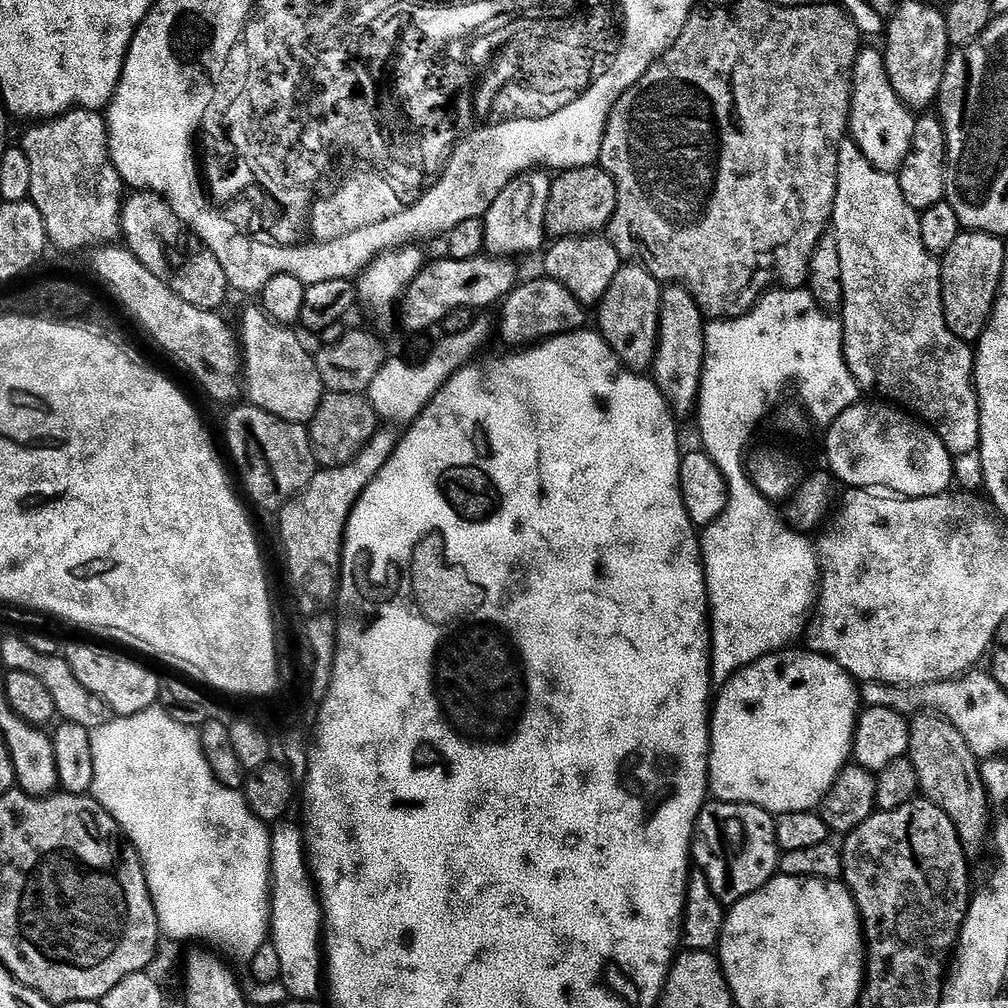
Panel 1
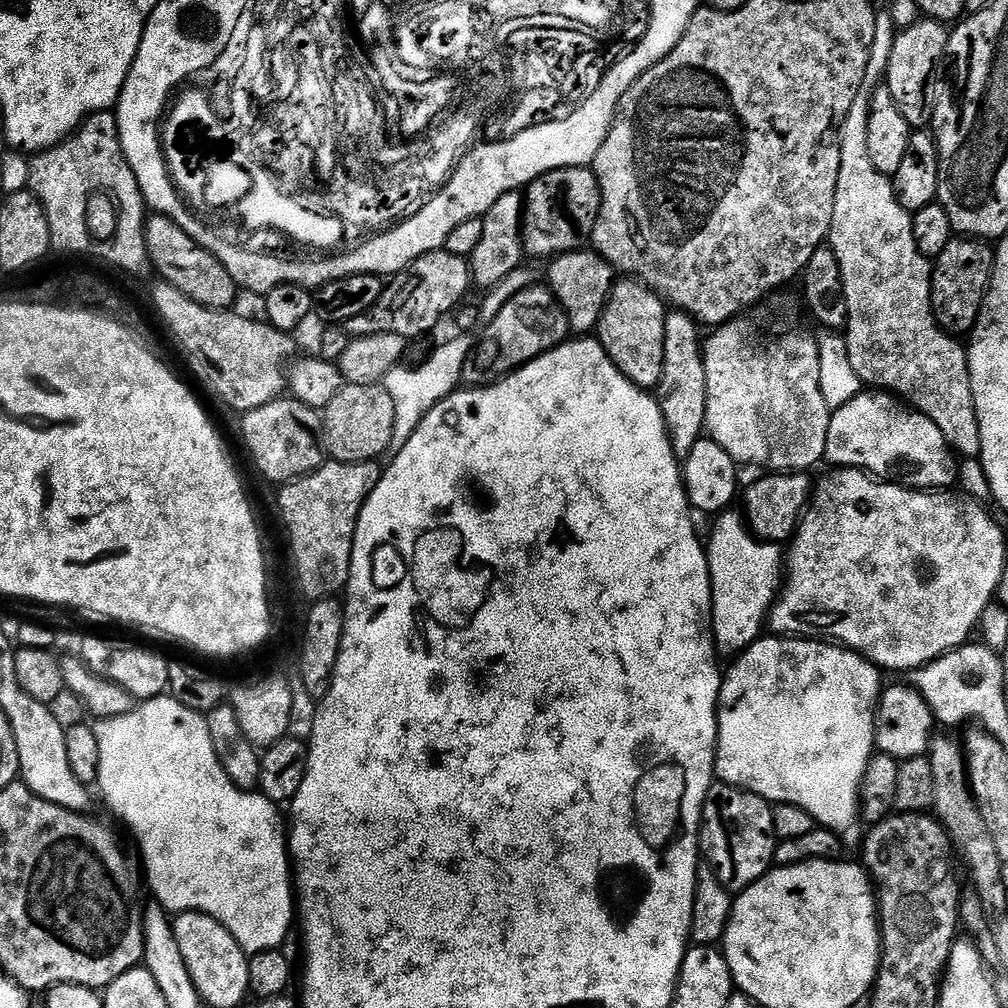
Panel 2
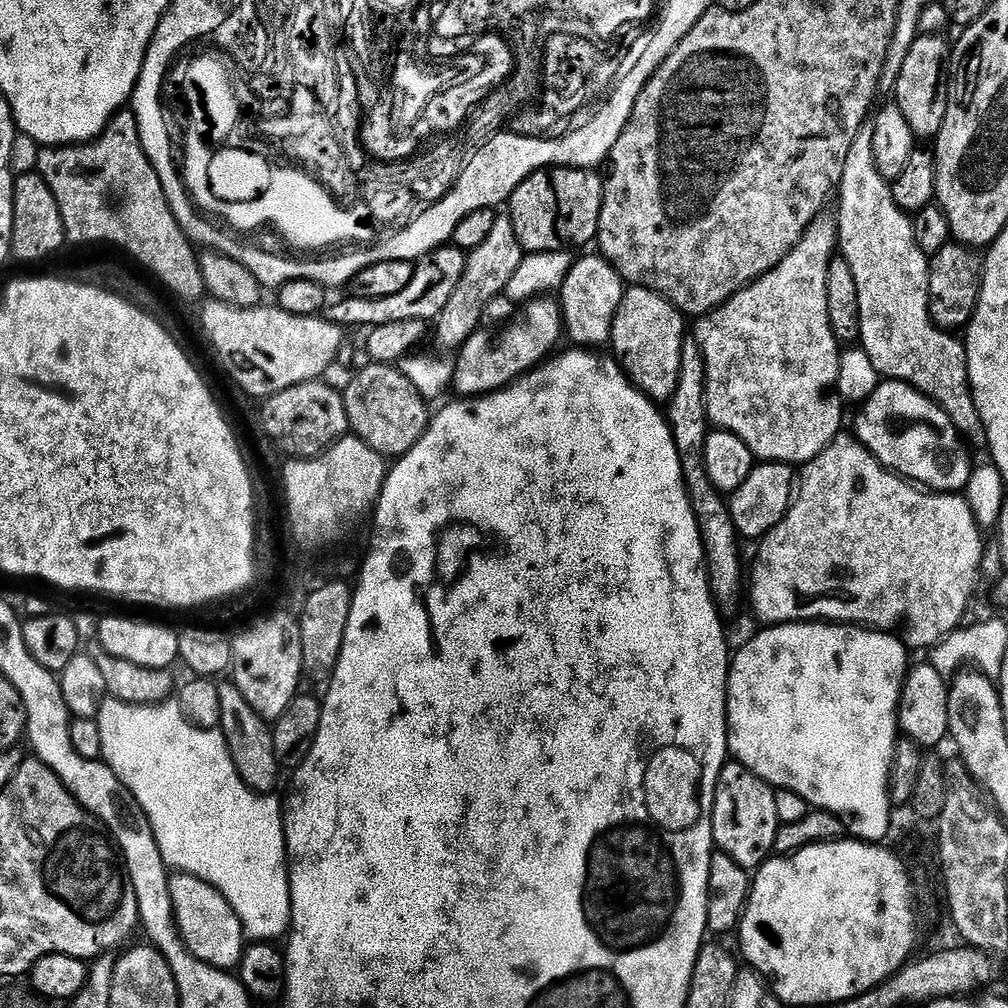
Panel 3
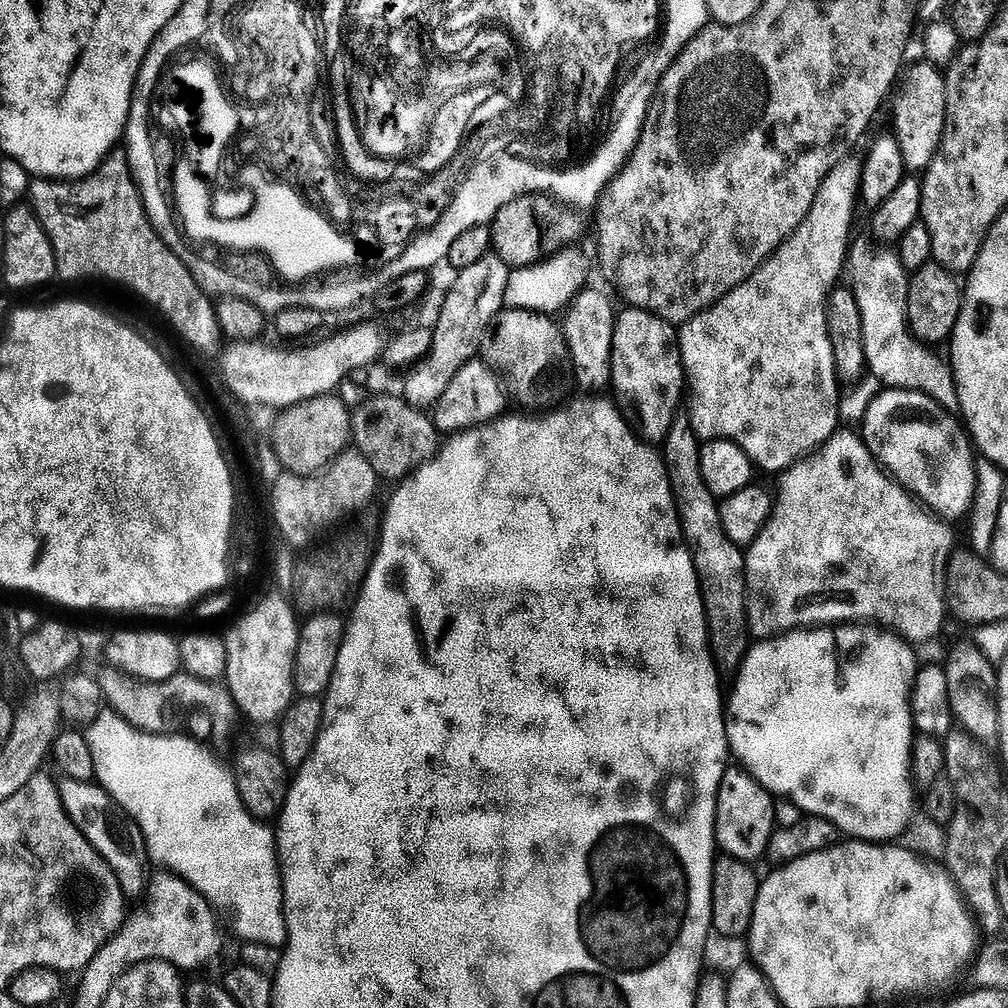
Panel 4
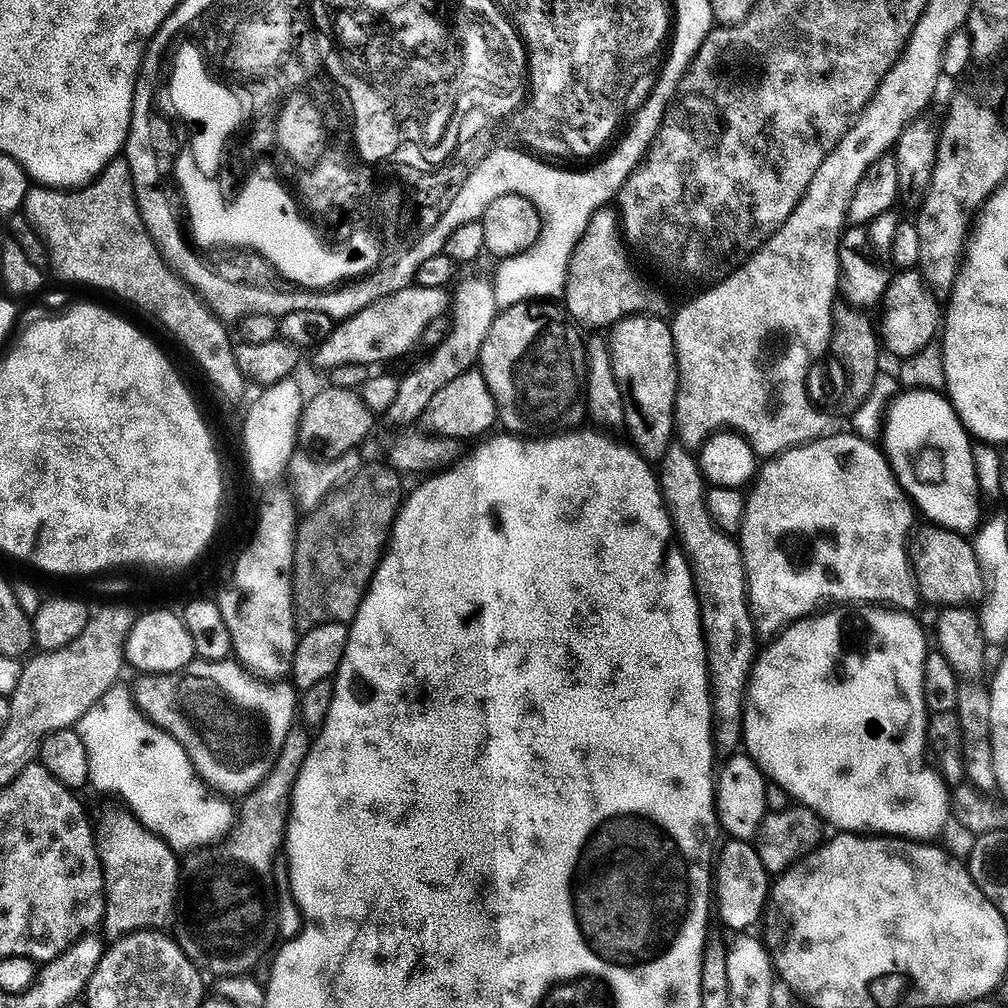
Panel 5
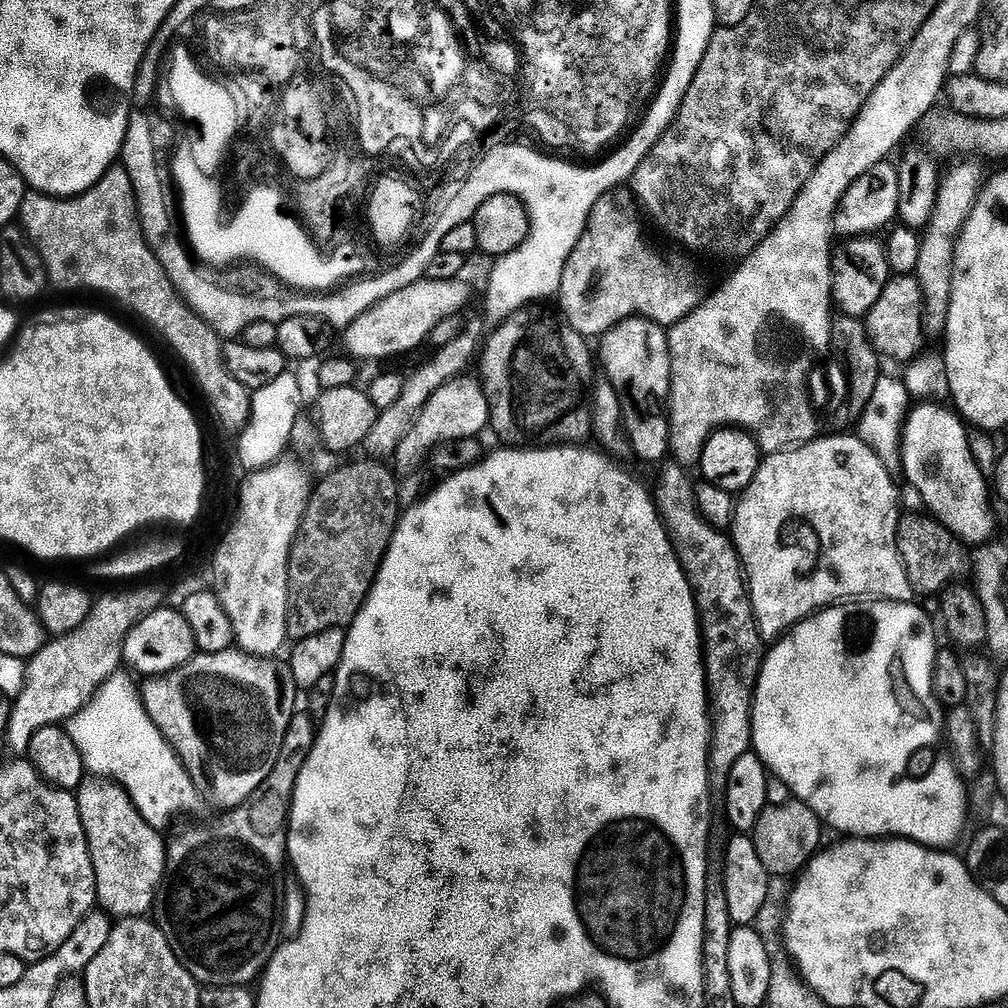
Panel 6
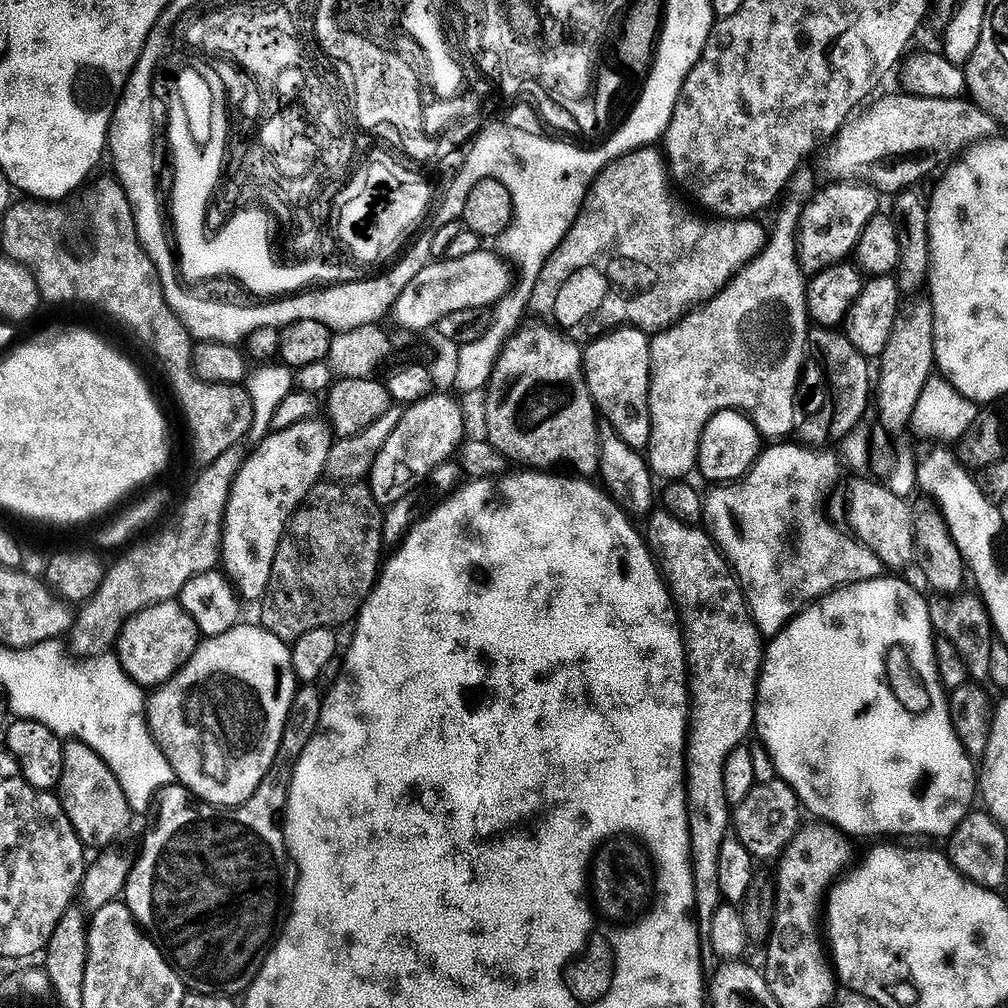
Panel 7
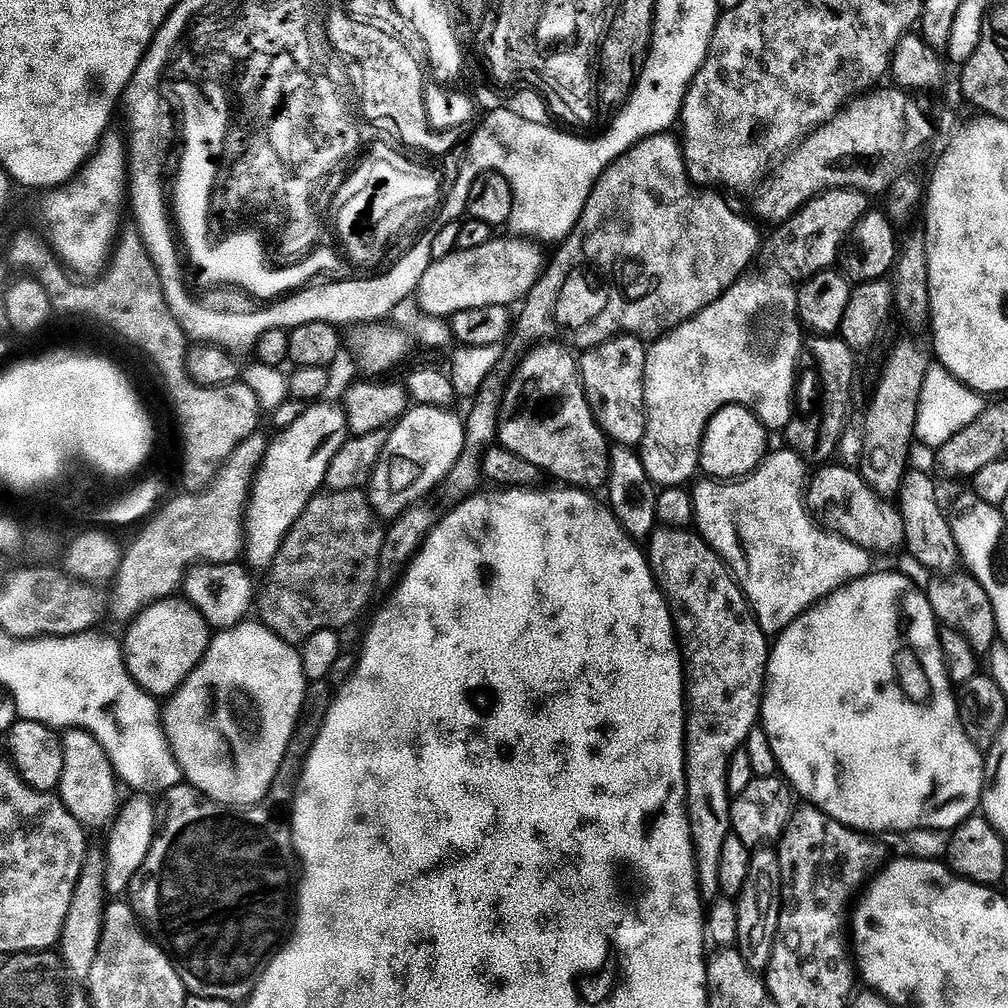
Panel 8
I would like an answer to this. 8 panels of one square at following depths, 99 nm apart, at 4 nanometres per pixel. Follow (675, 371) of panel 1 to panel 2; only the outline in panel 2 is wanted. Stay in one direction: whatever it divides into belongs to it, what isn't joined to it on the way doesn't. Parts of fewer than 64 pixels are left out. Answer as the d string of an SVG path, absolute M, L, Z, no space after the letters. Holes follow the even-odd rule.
M672 310L664 317L666 342L664 343L664 373L658 385L658 403L660 413L664 416L664 425L672 440L672 448L677 457L686 458L694 446L705 435L706 425L706 372L704 370L704 353L702 351L701 329L697 321L686 312Z

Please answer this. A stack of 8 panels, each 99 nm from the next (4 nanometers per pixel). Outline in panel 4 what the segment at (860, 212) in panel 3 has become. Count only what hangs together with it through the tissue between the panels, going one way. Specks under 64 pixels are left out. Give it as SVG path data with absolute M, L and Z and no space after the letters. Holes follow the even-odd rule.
M884 252L876 256L856 276L854 291L858 310L862 314L862 338L866 346L867 371L877 376L884 386L889 389L902 388L909 392L920 392L929 396L931 400L941 404L944 408L952 410L957 407L956 379L952 376L952 369L944 364L932 352L927 352L925 345L917 340L908 327L906 303L908 299L908 285L910 274L902 266L899 255Z

